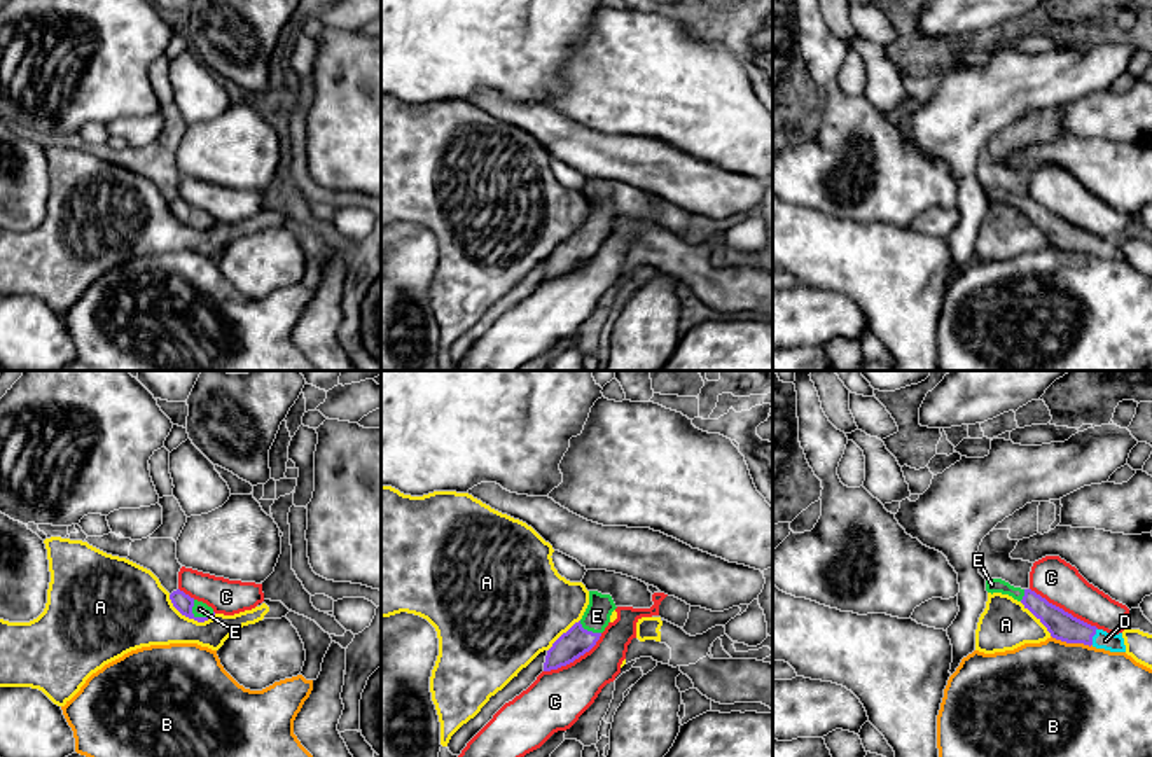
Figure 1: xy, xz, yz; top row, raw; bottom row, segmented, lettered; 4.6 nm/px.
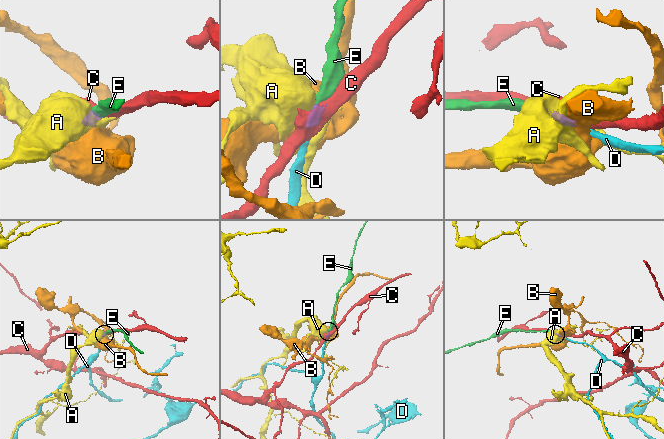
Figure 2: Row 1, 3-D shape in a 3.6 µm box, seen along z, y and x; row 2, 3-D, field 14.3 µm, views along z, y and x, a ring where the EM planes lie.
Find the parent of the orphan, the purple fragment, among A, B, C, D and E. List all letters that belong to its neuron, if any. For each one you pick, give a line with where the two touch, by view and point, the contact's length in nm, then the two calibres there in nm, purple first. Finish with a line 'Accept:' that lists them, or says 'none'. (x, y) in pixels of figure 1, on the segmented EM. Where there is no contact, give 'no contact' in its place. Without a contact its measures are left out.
D: yz (1093, 635) | 80 nm | 130/80 nm
E: xy (198, 618) | 120 nm | 90/70 nm
Accept: D, E

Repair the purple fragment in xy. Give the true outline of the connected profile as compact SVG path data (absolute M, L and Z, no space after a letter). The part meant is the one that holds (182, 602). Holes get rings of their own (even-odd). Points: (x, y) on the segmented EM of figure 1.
M177 589L170 594L173 607L185 617L205 622L215 615L213 608Z

